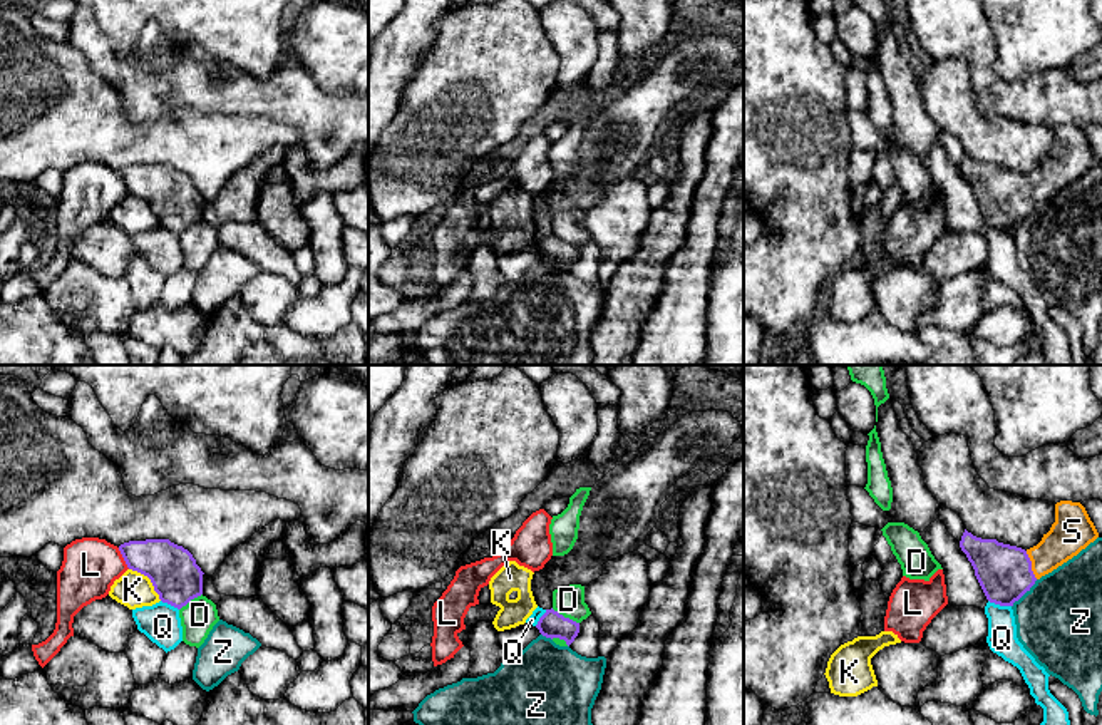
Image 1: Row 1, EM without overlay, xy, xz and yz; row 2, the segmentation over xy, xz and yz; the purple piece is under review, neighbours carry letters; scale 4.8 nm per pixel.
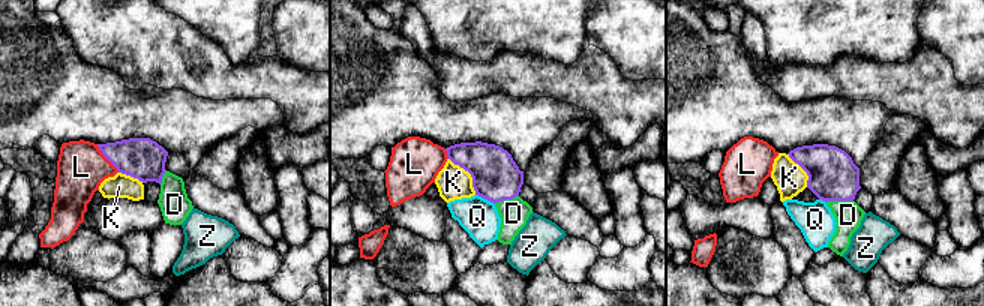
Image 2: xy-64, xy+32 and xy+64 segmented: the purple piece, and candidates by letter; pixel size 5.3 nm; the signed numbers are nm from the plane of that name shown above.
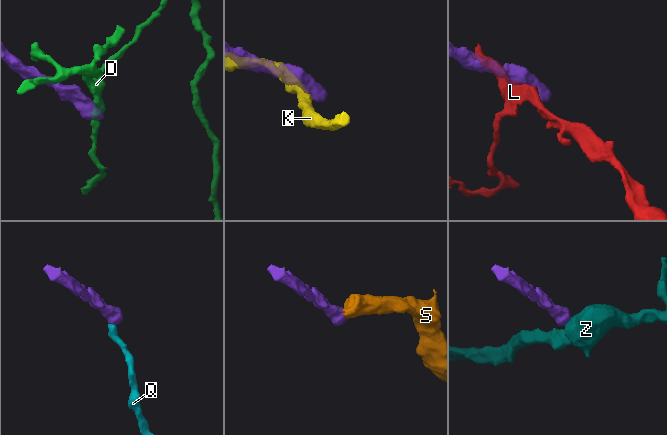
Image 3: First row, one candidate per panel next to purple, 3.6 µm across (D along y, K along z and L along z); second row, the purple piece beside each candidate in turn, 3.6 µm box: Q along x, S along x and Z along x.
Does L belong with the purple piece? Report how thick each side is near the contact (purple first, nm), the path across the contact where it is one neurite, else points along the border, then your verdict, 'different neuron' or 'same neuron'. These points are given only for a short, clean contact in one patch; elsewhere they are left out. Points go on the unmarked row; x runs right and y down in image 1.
240 nm thick on the purple side, 260 nm on the other; border along xy (118, 173), (129, 193); different neuron

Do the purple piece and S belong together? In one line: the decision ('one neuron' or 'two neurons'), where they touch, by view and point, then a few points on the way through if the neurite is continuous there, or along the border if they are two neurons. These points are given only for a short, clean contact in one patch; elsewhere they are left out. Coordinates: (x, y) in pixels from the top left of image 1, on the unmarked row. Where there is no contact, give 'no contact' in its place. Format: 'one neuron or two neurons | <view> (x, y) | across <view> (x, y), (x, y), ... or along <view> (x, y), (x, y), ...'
one neuron | yz (1030, 190) | across yz (1004, 196), (1030, 190), (1049, 179), (1071, 158)

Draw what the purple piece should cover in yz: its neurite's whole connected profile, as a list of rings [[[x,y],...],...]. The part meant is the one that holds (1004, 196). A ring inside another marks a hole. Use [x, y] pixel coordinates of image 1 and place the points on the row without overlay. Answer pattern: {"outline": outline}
{"outline": [[[1080,127],[1055,129],[1055,147],[1042,166],[1022,174],[981,164],[965,154],[960,172],[975,194],[975,201],[990,228],[1013,231],[1037,204],[1052,198],[1090,167],[1099,157]]]}

